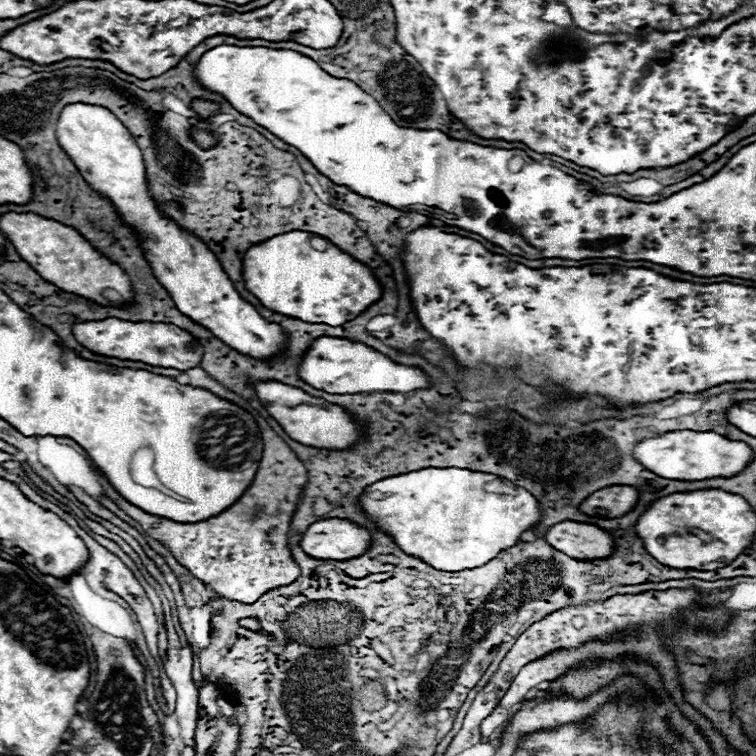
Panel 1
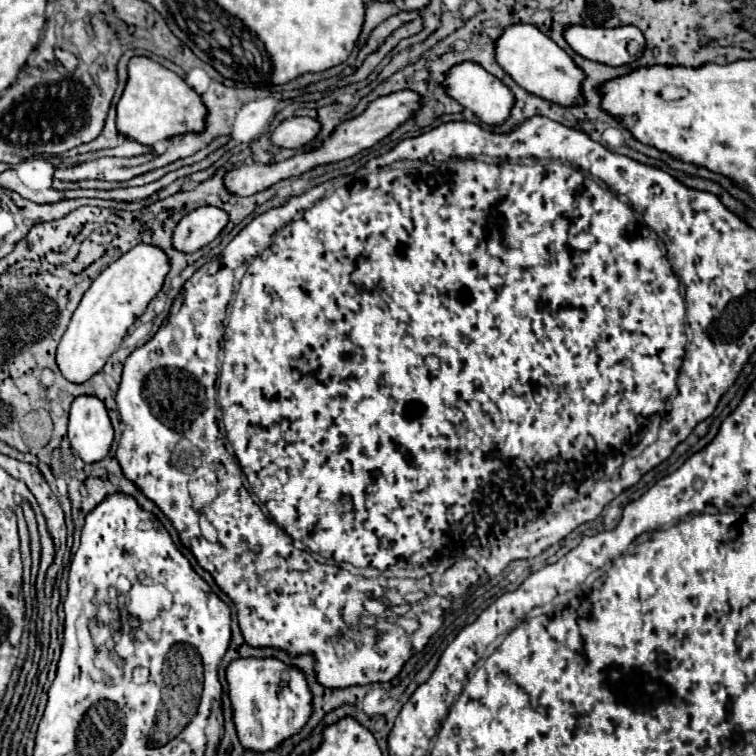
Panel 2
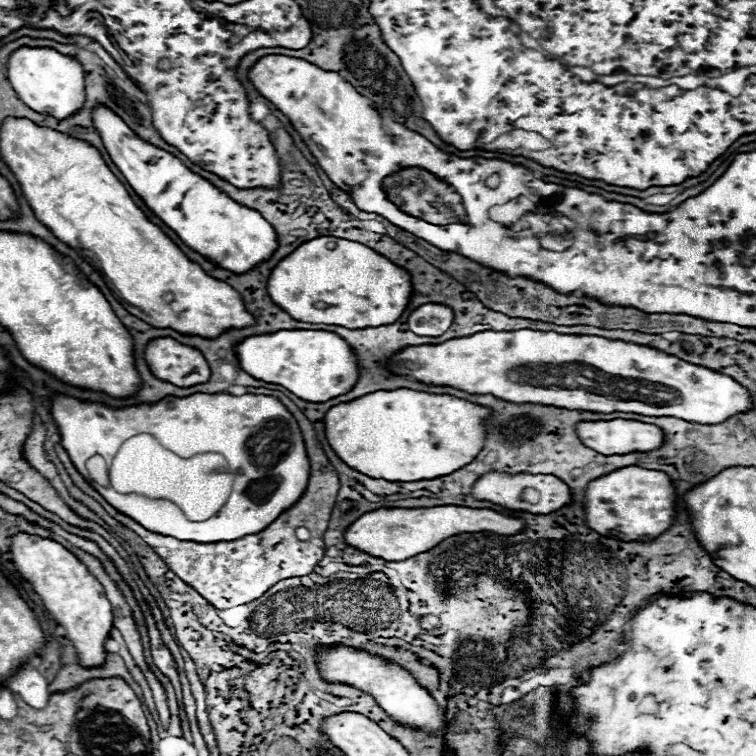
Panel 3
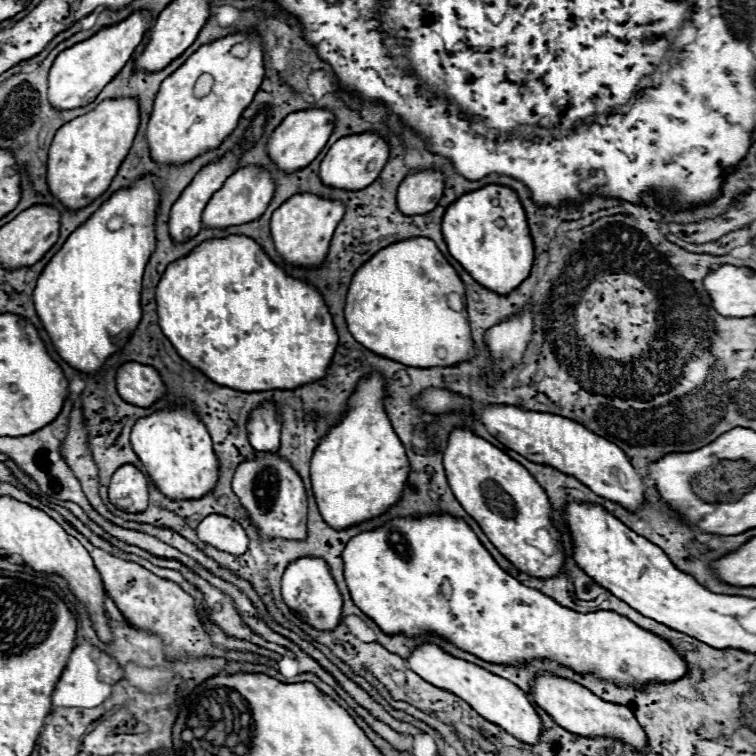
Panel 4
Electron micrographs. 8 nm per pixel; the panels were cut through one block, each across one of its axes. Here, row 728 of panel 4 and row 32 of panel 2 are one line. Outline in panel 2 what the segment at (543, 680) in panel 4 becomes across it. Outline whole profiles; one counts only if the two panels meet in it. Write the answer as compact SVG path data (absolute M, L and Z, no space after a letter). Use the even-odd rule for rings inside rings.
M570 26L564 32L564 38L574 48L576 54L608 66L632 64L642 56L646 48L644 34L636 26L620 28Z

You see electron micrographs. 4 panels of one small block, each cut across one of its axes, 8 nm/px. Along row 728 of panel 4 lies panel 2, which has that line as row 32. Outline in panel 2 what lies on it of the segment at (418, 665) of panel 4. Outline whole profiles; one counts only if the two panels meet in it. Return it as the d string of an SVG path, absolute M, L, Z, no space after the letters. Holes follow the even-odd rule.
M532 24L508 26L496 42L496 60L518 86L534 96L550 100L558 106L582 106L586 102L582 96L582 82L586 78L584 70L554 40Z

